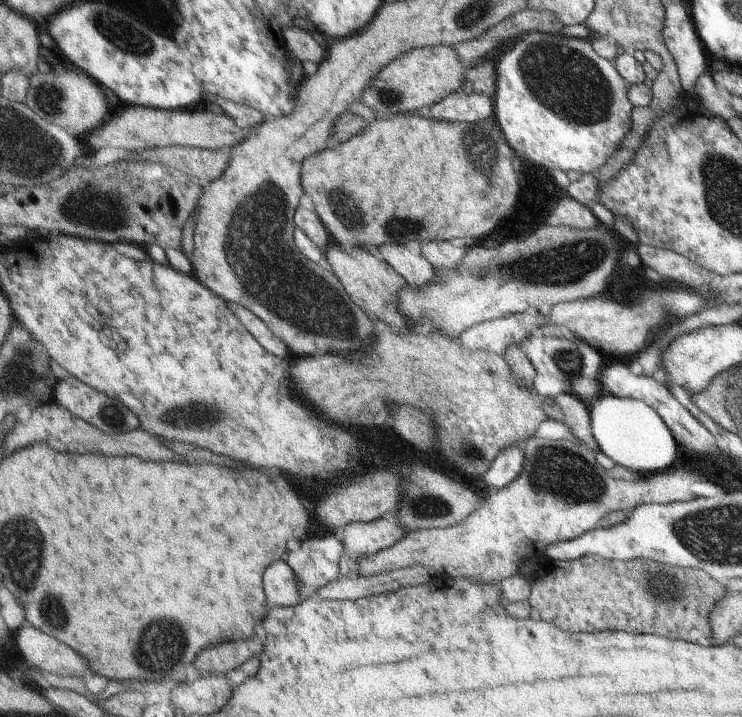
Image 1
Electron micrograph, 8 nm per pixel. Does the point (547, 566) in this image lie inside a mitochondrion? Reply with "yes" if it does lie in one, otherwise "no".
no

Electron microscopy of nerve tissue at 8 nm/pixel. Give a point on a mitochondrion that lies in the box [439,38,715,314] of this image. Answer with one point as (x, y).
(565, 80)

